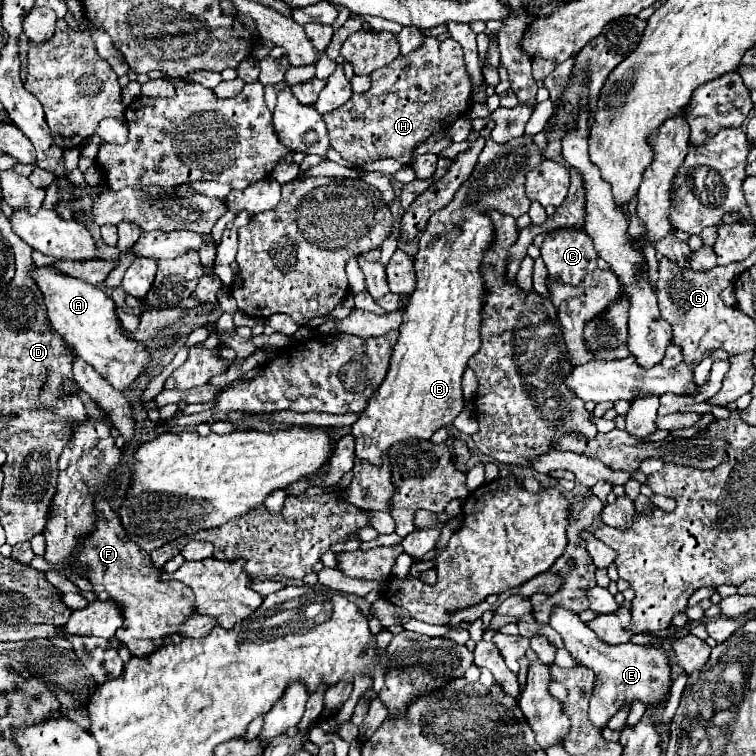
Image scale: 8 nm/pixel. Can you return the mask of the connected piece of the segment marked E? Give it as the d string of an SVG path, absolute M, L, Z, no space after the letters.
M562 606L552 608L548 624L562 636L570 656L578 664L594 670L596 674L596 686L590 698L590 722L596 728L604 728L606 722L616 714L616 710L620 710L620 706L630 704L634 700L642 700L652 706L662 704L662 698L666 696L668 686L672 682L670 664L668 664L668 656L664 654L664 650L656 646L636 646L630 642L610 646L598 640L598 636L578 618L578 614Z

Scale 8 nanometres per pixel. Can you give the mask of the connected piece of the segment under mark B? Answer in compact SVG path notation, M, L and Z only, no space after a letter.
M520 136L510 140L508 144L496 144L494 140L488 140L480 160L472 172L472 176L460 186L454 200L430 216L418 244L418 254L414 258L418 288L410 298L410 304L406 308L402 326L400 326L400 338L394 346L390 370L378 388L376 396L370 398L368 408L360 414L358 422L352 426L352 436L356 436L356 456L362 460L368 460L372 464L380 464L382 452L390 448L390 444L404 440L408 436L416 438L430 438L434 430L452 424L452 420L462 412L464 398L462 398L462 374L466 370L466 362L474 352L480 348L480 314L484 304L484 278L480 276L482 256L492 246L494 230L490 218L482 210L498 210L502 214L510 214L514 218L522 216L530 208L530 200L524 194L524 174L534 170L540 164L542 156L538 146L532 142L532 138Z

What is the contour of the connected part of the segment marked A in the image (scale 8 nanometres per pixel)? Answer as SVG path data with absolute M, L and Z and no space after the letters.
M34 266L30 270L30 278L38 284L44 296L48 320L52 322L54 330L74 346L76 356L92 364L94 370L104 376L116 390L124 390L138 378L138 374L150 362L150 350L144 346L144 342L134 342L120 332L120 324L116 320L116 304L108 294L80 278L58 272L54 266Z

